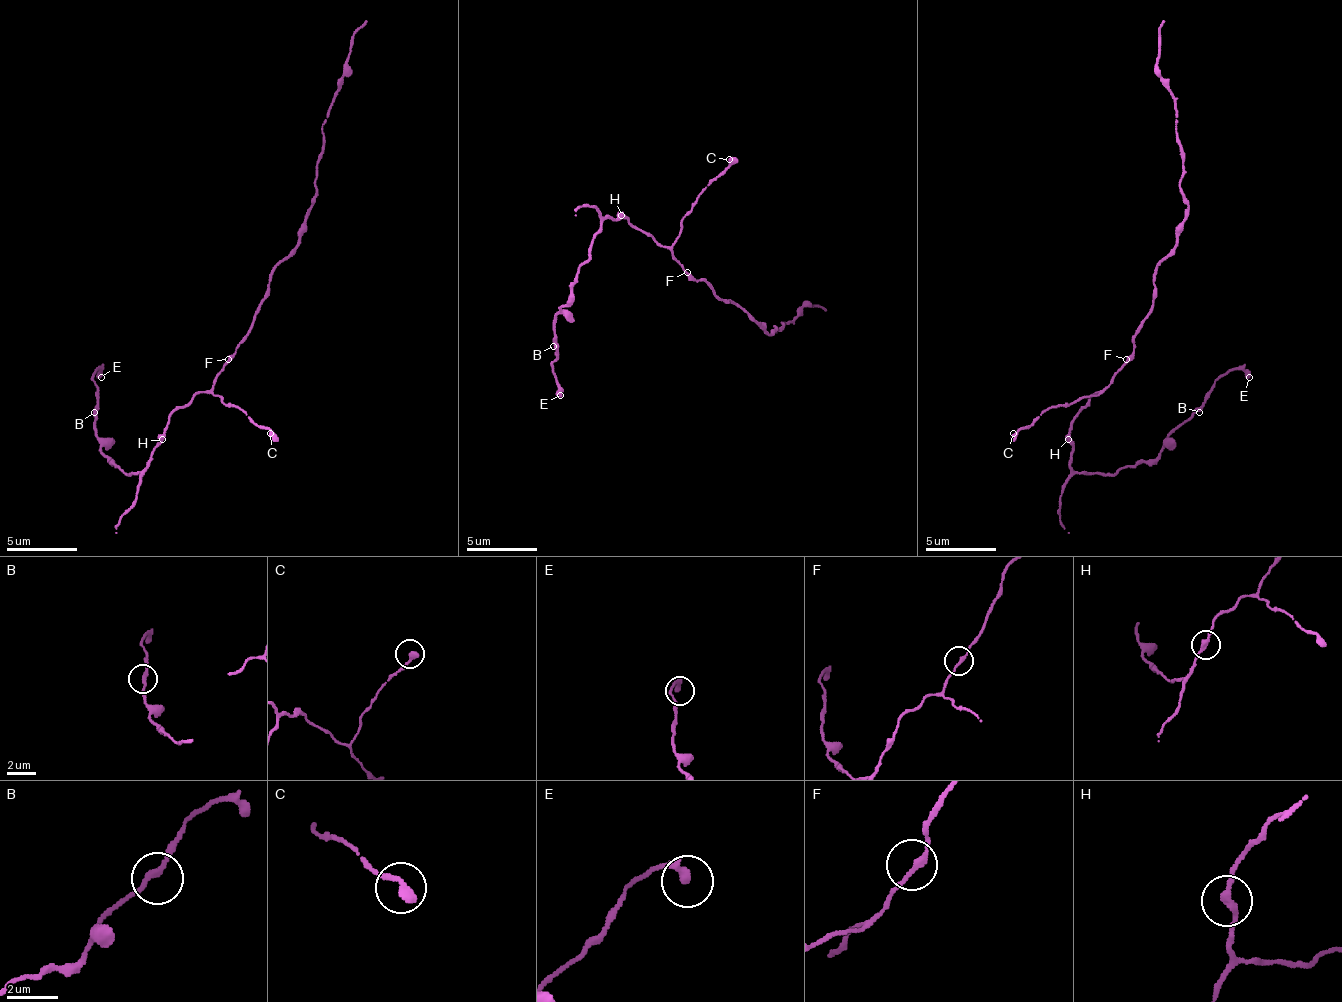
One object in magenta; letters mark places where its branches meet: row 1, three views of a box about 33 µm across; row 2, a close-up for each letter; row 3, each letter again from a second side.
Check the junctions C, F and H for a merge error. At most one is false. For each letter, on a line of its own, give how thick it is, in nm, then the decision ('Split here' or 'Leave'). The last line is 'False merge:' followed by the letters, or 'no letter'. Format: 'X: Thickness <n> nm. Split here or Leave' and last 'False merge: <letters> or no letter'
C: Thickness 360 nm. Leave
F: Thickness 200 nm. Leave
H: Thickness 240 nm. Leave
False merge: no letter

